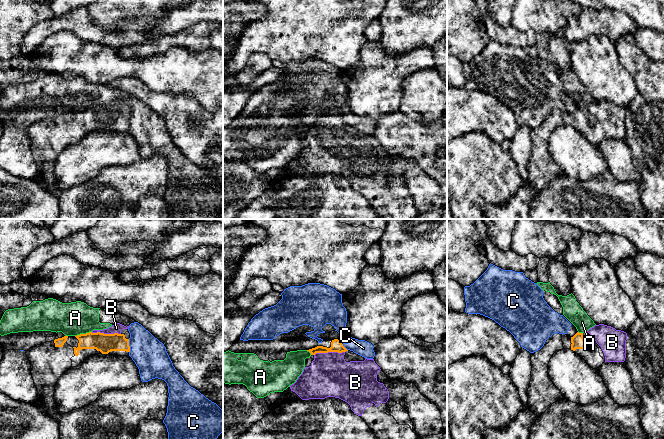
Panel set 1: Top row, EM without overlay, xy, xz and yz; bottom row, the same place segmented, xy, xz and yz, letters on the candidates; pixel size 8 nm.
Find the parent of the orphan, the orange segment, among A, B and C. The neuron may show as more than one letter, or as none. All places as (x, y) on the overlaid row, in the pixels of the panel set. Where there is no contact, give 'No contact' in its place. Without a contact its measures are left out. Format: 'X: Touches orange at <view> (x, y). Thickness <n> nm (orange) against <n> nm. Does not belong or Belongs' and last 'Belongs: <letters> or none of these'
A: Touches orange at xy (83, 334). Thickness 160 nm (orange) against 260 nm. Does not belong
B: Touches orange at xz (329, 351). Thickness 100 nm (orange) against 340 nm. Belongs
C: Touches orange at xy (129, 346). Thickness 160 nm (orange) against 280 nm. Does not belong
Belongs: B

